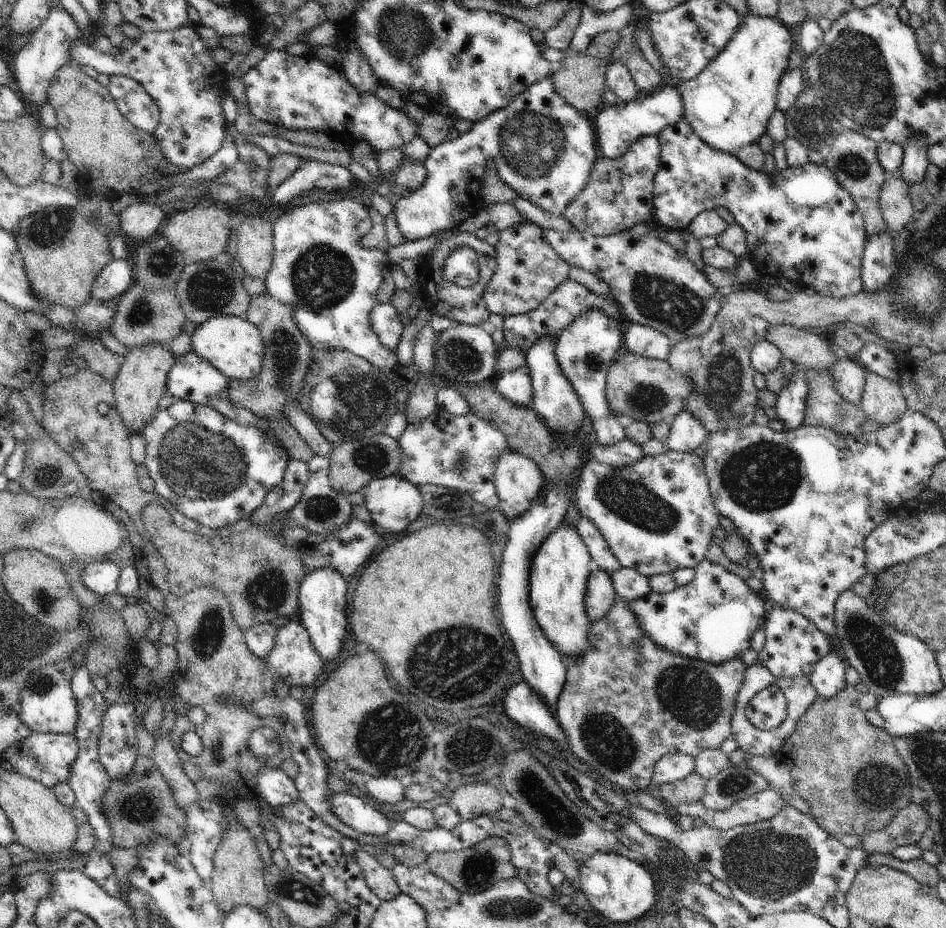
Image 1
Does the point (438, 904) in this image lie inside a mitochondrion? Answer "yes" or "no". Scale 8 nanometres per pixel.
no

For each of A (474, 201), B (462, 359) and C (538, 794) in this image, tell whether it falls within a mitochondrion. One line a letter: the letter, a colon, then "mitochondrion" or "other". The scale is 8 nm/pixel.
A: other
B: mitochondrion
C: mitochondrion

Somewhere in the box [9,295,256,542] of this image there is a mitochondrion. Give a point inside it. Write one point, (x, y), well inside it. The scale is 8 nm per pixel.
(197, 463)

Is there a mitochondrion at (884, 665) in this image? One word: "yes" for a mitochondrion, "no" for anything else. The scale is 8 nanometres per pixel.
yes

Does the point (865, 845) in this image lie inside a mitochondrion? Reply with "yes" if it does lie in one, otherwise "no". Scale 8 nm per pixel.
no

